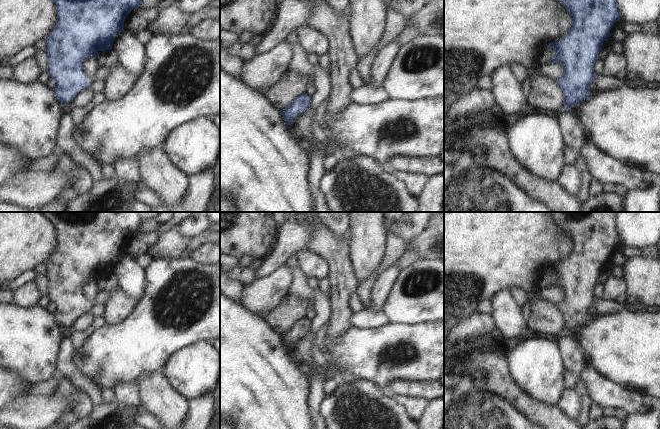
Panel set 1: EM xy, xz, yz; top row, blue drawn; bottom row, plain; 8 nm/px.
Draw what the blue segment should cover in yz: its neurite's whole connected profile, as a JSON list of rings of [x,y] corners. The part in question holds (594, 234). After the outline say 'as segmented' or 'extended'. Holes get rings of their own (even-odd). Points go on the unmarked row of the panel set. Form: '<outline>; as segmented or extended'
[[[553,212],[557,225],[573,240],[573,251],[561,264],[548,267],[554,273],[553,287],[564,291],[561,301],[556,304],[564,317],[564,332],[571,333],[589,320],[589,309],[595,306],[593,290],[603,266],[609,263],[610,254],[615,245],[621,244],[615,219],[617,212]]]; as segmented

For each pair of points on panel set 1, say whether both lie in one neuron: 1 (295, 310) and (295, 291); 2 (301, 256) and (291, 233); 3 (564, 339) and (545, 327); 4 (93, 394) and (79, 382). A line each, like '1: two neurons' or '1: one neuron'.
1: two neurons
2: two neurons
3: two neurons
4: one neuron

